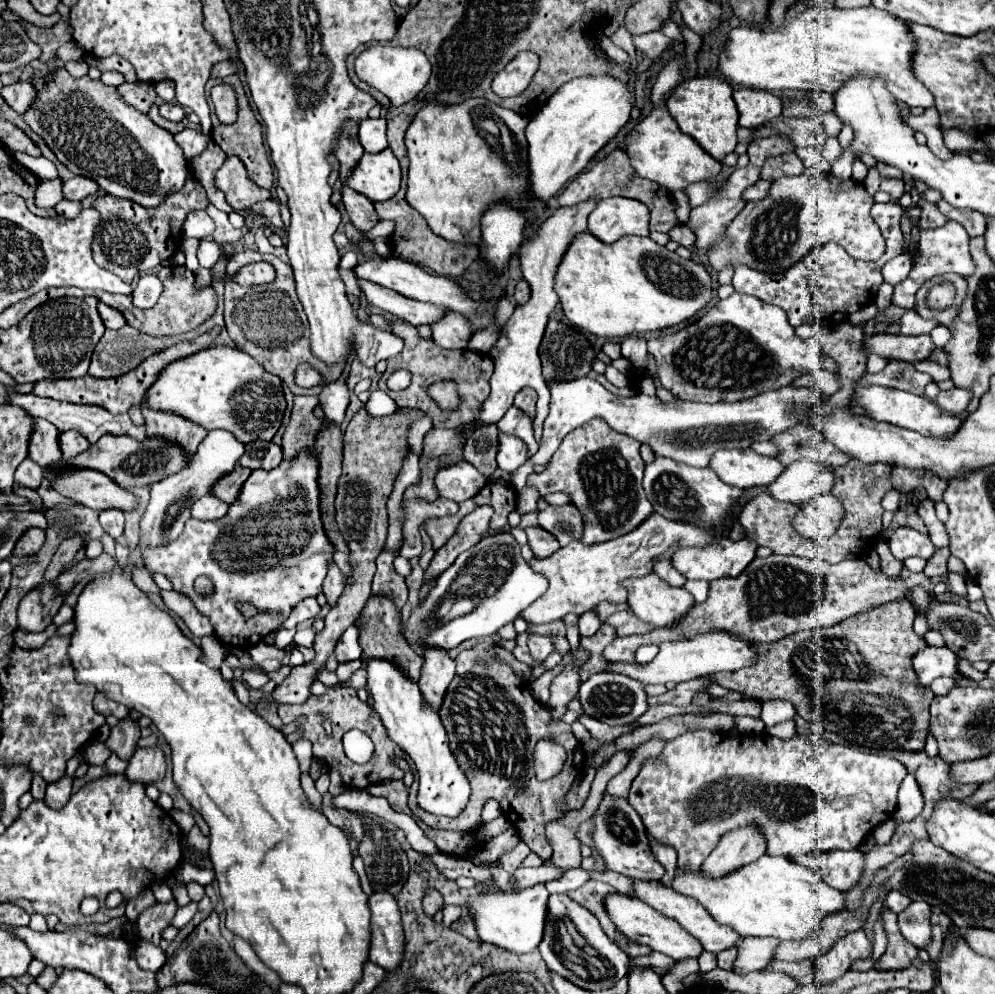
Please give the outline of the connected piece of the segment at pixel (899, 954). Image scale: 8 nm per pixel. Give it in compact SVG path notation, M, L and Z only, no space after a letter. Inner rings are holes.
M884 910L882 912L884 918L884 930L888 936L888 946L886 952L876 960L876 968L878 970L898 970L898 968L908 968L912 964L912 960L918 956L918 948L908 944L908 940L904 940L904 936L900 936L900 928L896 924L896 914L892 914L892 910Z

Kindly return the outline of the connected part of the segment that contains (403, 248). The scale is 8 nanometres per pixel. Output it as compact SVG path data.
M402 184L400 192L398 192L394 198L390 198L390 200L386 200L386 202L378 202L378 204L376 204L376 212L378 212L378 218L380 218L380 220L394 220L394 222L396 222L396 230L394 230L392 240L390 240L390 242L392 242L392 252L394 252L396 256L402 256L402 258L406 258L406 260L418 264L418 266L430 268L432 272L436 272L436 274L440 274L440 276L458 278L458 276L462 276L462 274L468 270L468 266L478 258L478 250L476 250L476 248L472 248L472 246L462 246L462 244L458 246L458 244L452 244L452 242L448 242L448 240L444 242L444 238L436 236L436 234L428 228L424 216L420 216L410 204L406 204L406 184Z

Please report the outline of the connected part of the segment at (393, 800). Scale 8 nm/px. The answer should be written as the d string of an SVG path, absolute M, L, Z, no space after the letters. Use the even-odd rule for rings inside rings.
M386 780L386 782L380 782L380 784L372 784L368 788L368 792L374 794L374 796L384 796L396 812L404 812L404 814L412 816L408 804L406 804L408 788L400 780Z

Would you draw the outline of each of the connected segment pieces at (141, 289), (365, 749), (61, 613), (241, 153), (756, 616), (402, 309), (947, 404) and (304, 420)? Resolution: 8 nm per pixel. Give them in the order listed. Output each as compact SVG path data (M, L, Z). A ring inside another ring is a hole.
M146 274L138 280L138 286L132 290L132 304L136 308L150 308L162 294L162 282L154 274Z
M352 729L344 735L344 746L347 747L346 756L355 760L355 763L363 764L370 760L374 752L372 740L363 732Z
M63 604L58 611L58 614L53 618L52 624L61 626L67 622L71 622L74 618L74 609L68 606L67 604Z
M234 74L234 76L228 76L228 78L224 78L224 80L218 80L218 78L210 78L208 82L206 82L205 93L210 94L212 86L214 84L220 84L220 82L224 82L224 84L230 84L230 86L234 86L236 88L236 94L238 94L238 104L240 104L240 110L238 110L238 120L234 122L234 124L222 124L220 120L216 117L215 109L213 109L212 115L212 134L210 134L210 138L226 152L226 156L238 156L240 160L242 160L242 164L246 166L246 170L248 170L248 178L254 182L254 184L258 184L260 188L266 188L266 190L270 190L272 186L274 186L274 174L272 174L272 164L268 162L268 156L266 156L266 150L264 150L264 146L262 146L262 128L260 128L260 124L258 124L258 120L254 118L254 114L252 114L252 108L250 108L250 104L248 104L248 98L246 98L246 92L244 92L244 86L242 86L242 82L240 82L240 78Z
M772 554L768 558L754 558L748 568L738 578L720 578L710 582L710 592L706 602L694 604L694 608L688 610L688 616L684 620L678 620L672 628L654 628L648 634L642 636L622 636L616 638L612 644L604 648L604 658L608 662L636 662L634 652L642 644L662 644L664 640L688 640L688 636L698 636L704 632L732 632L734 636L740 636L742 640L754 640L754 642L776 642L790 634L796 634L800 630L816 630L816 628L828 628L832 624L838 624L846 618L858 616L862 612L868 612L880 604L886 604L890 600L898 600L904 596L904 582L902 578L888 578L882 570L872 570L864 560L850 558L840 564L826 564L822 560L810 560L810 558L796 558L796 556L780 556Z
M358 280L358 284L372 306L384 310L390 316L402 318L414 326L422 326L422 324L430 326L448 314L448 308L436 308L434 304L428 304L428 302L418 302L412 298L398 296L398 292L392 292L378 284L372 284L366 280Z
M952 388L946 392L940 392L936 398L936 404L950 414L962 414L968 408L968 402L972 400L972 392L968 392L966 388Z
M296 396L292 406L290 424L282 434L282 450L284 460L296 458L300 452L310 450L314 444L314 436L318 434L322 420L314 416L314 408L318 406L318 396Z

